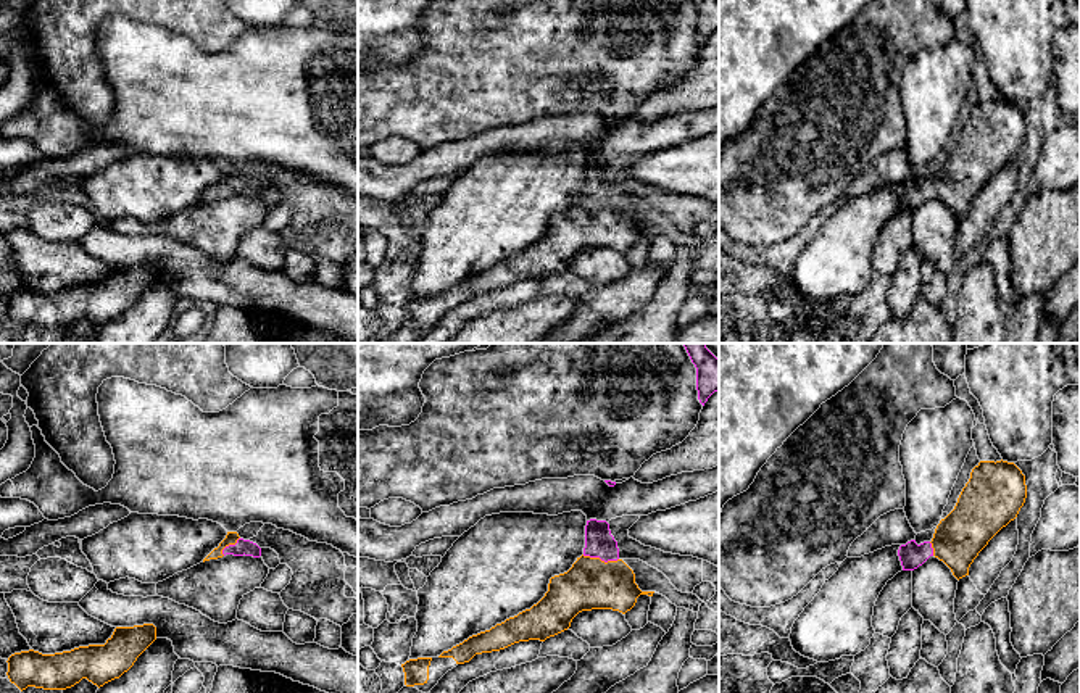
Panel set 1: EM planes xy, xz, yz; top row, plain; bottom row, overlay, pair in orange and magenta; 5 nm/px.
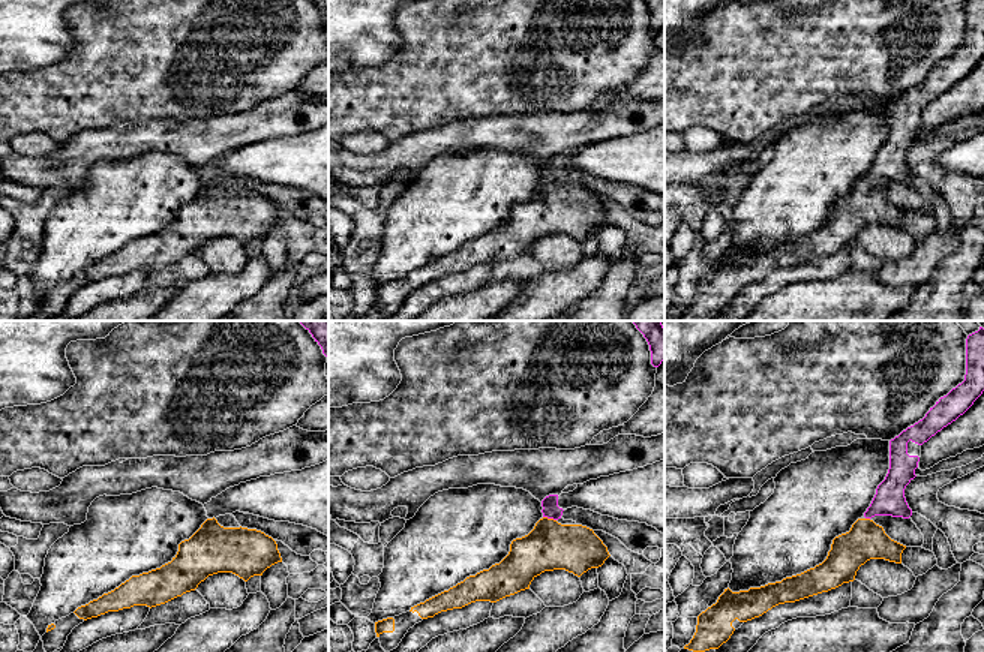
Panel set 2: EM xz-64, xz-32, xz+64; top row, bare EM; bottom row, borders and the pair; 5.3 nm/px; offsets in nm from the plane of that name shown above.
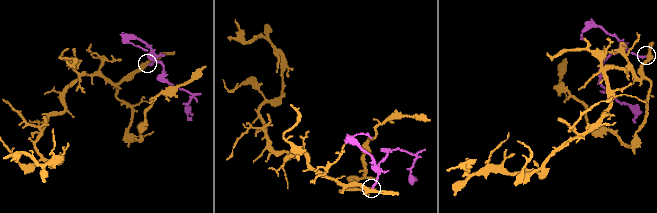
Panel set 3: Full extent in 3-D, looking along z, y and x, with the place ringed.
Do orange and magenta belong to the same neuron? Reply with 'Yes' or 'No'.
Yes

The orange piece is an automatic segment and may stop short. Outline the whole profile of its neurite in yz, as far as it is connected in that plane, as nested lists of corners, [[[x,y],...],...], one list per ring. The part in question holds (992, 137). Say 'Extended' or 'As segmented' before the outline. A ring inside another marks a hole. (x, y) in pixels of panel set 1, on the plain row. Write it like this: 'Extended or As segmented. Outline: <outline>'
Extended. Outline: [[[980,100],[970,111],[954,148],[940,160],[933,177],[901,184],[903,210],[914,210],[930,195],[943,200],[959,219],[988,181],[1014,160],[1027,137],[1025,114],[1007,100]]]

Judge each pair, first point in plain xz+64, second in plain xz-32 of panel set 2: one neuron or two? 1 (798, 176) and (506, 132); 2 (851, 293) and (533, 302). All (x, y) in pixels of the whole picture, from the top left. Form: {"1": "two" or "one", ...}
{"1": "two", "2": "two"}

